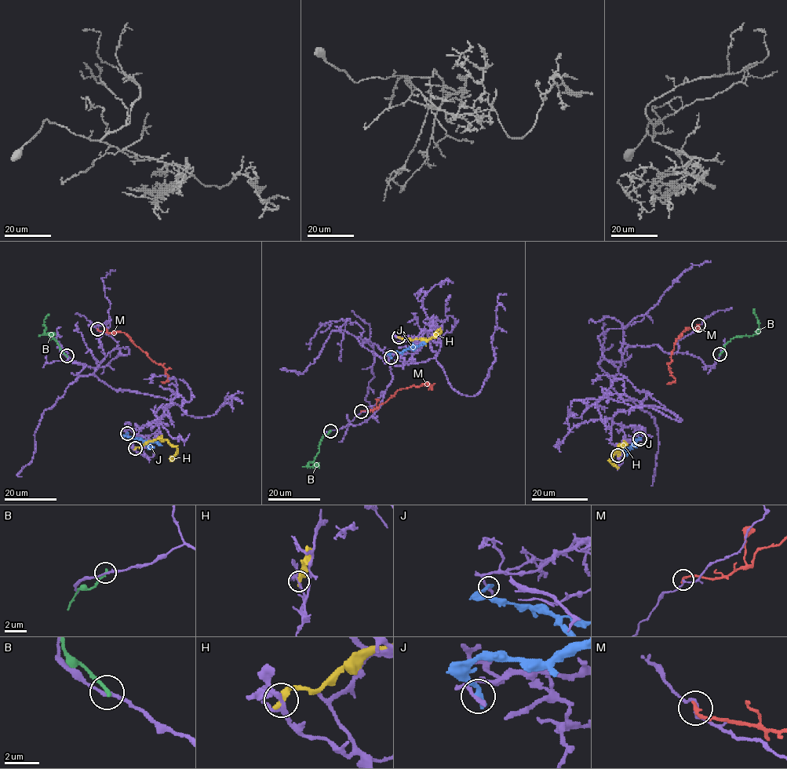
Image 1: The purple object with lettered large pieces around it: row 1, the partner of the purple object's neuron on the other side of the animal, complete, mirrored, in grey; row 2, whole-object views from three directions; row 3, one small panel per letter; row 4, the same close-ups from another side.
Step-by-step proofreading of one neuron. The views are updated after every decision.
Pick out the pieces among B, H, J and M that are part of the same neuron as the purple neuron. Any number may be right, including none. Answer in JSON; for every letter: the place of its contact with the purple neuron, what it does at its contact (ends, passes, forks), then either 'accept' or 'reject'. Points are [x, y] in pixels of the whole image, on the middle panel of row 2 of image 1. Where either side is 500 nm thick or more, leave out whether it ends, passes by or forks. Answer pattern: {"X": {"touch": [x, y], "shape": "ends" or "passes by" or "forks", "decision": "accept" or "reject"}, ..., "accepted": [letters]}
{"B": {"touch": [330, 431], "shape": "ends", "decision": "reject"}, "H": {"touch": [398, 337], "shape": "ends", "decision": "reject"}, "J": {"touch": [391, 357], "shape": "ends", "decision": "reject"}, "M": {"touch": [361, 411], "shape": "ends", "decision": "reject"}, "accepted": []}

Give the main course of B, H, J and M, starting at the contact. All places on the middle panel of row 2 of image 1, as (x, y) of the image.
B: (330, 430), (320, 442), (312, 467), (307, 467), (307, 464), (312, 461)
H: (398, 337), (428, 339), (440, 331), (439, 329), (434, 337)
J: (391, 357), (391, 351), (403, 351), (425, 343)
M: (361, 411), (373, 410), (401, 388), (428, 383), (431, 390), (430, 384), (424, 383)

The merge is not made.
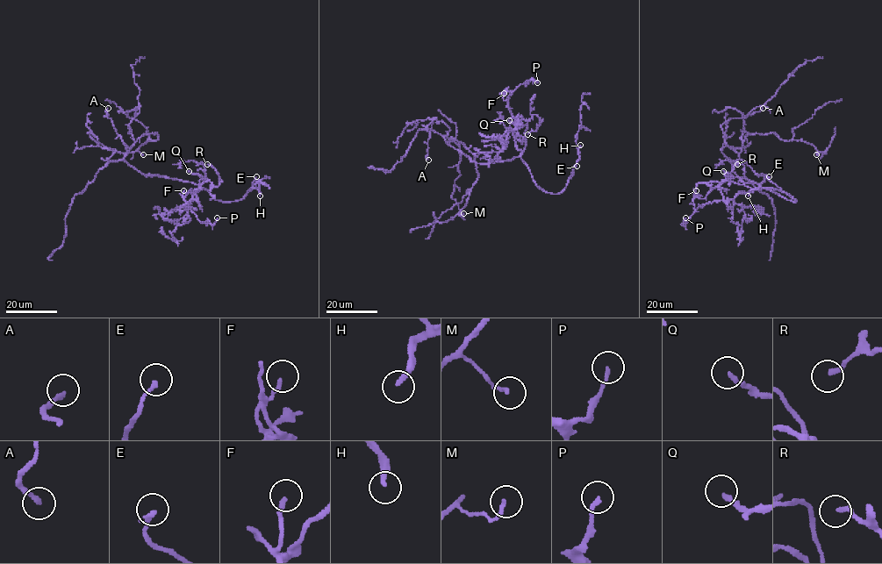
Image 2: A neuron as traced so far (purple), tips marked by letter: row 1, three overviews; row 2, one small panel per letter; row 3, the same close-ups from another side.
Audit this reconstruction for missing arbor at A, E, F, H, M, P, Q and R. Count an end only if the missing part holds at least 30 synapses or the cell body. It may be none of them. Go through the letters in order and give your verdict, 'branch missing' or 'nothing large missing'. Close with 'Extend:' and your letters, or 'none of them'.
A: branch missing
E: branch missing
F: nothing large missing
H: branch missing
M: nothing large missing
P: nothing large missing
Q: nothing large missing
R: nothing large missing
Extend: A, E, H

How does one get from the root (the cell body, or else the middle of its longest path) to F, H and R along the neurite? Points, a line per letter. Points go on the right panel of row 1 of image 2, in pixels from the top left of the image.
F: (765, 175), (764, 181), (752, 192), (739, 193), (732, 199), (708, 202), (695, 209), (693, 193), (696, 190)
H: (765, 175), (762, 187), (797, 201), (770, 188), (754, 189), (748, 196)
R: (765, 175), (760, 184), (745, 178), (731, 177), (723, 181), (719, 187), (737, 164)

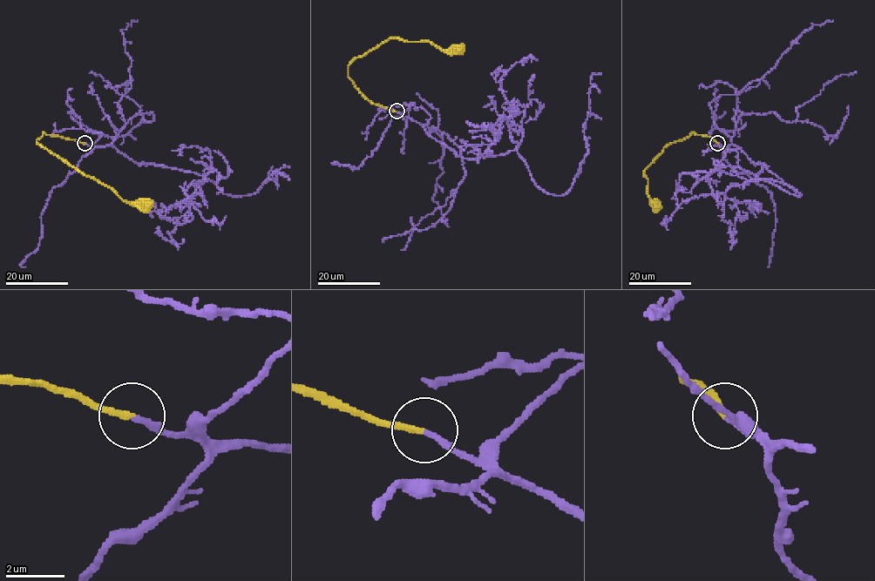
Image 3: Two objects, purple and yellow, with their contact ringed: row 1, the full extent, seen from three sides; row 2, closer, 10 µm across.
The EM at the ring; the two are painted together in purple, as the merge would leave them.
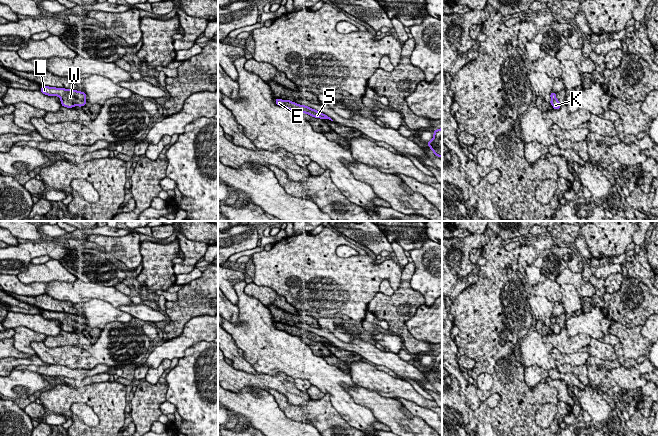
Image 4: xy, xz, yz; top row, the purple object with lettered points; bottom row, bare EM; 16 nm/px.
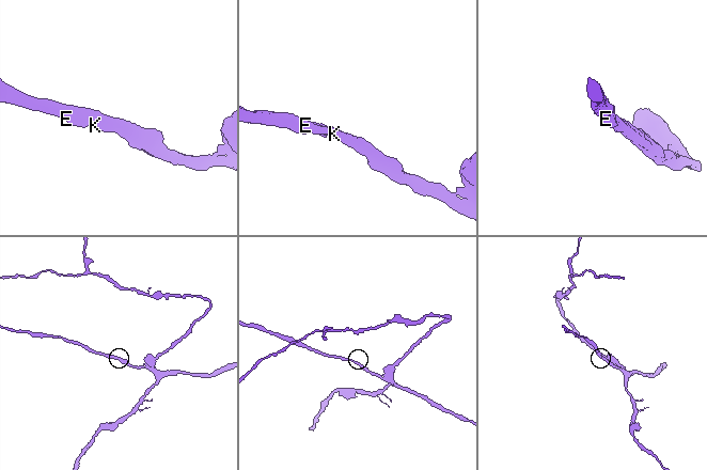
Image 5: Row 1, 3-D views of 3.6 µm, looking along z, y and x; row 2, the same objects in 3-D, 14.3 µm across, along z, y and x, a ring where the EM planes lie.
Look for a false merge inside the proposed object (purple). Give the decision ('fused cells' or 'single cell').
single cell

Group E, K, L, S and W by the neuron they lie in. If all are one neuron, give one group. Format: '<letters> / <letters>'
E K L S W

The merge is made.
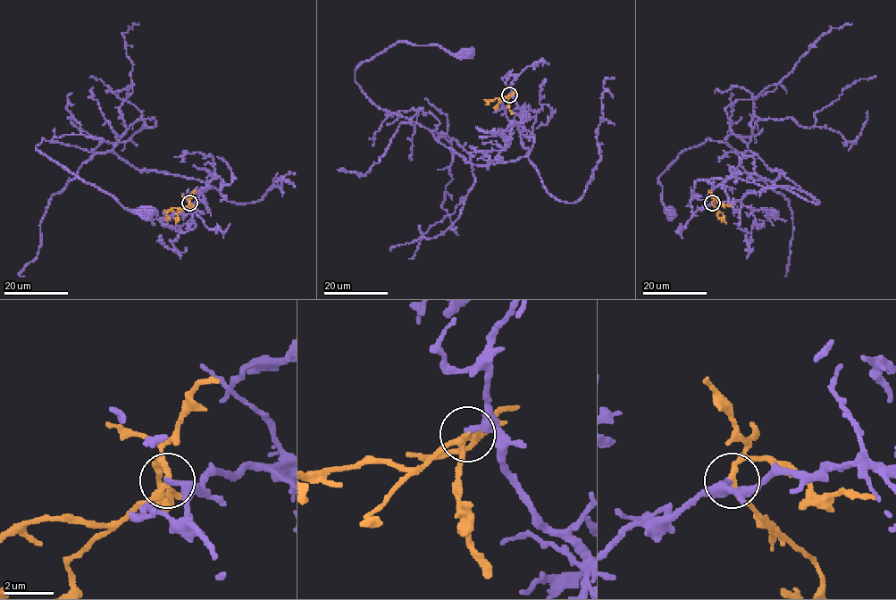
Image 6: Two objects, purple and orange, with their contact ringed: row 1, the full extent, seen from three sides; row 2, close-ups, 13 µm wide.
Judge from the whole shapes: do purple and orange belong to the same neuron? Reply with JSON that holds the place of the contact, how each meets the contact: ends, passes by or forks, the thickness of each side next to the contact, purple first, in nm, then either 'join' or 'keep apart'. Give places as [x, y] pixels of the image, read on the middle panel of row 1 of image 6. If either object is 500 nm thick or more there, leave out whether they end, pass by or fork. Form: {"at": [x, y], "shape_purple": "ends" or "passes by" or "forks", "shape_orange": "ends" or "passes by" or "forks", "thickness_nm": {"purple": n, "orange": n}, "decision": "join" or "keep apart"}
{"at": [509, 95], "shape_purple": "ends", "shape_orange": "passes by", "thickness_nm": {"purple": 260, "orange": 240}, "decision": "join"}

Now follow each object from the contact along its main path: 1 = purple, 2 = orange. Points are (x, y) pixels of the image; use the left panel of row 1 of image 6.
1: (189, 204), (210, 187), (137, 170), (113, 151), (36, 145), (146, 212)
2: (189, 204), (182, 209), (171, 208), (165, 220)

